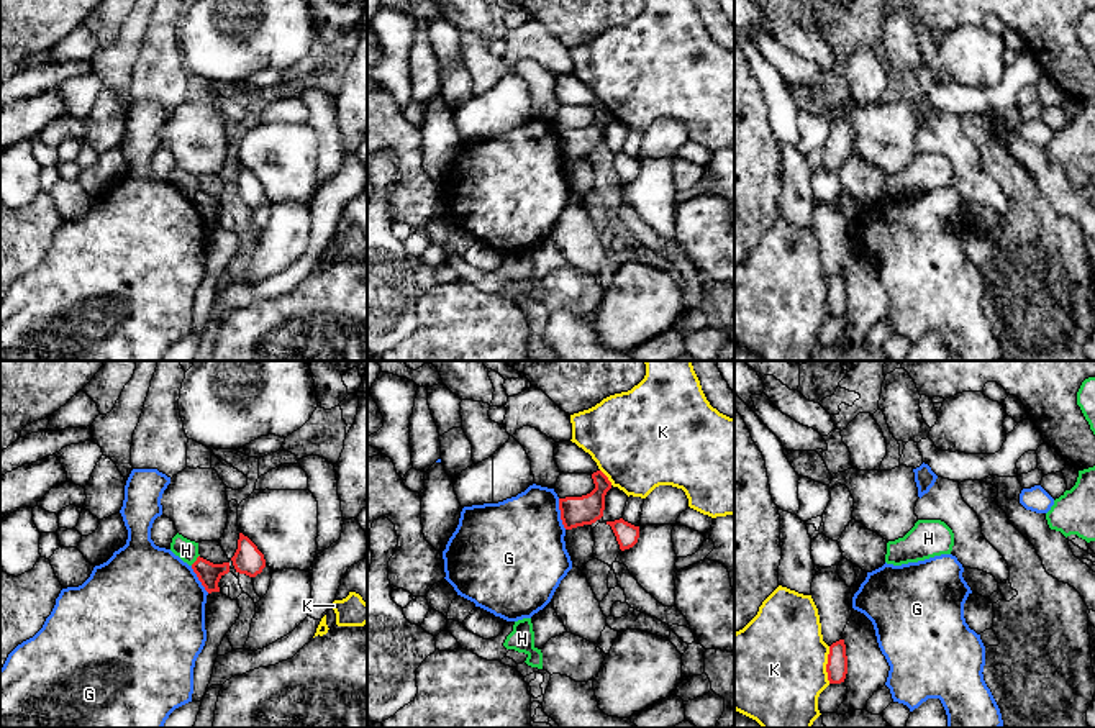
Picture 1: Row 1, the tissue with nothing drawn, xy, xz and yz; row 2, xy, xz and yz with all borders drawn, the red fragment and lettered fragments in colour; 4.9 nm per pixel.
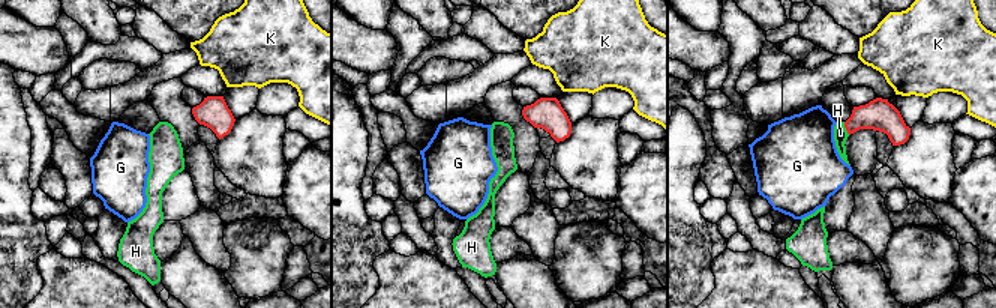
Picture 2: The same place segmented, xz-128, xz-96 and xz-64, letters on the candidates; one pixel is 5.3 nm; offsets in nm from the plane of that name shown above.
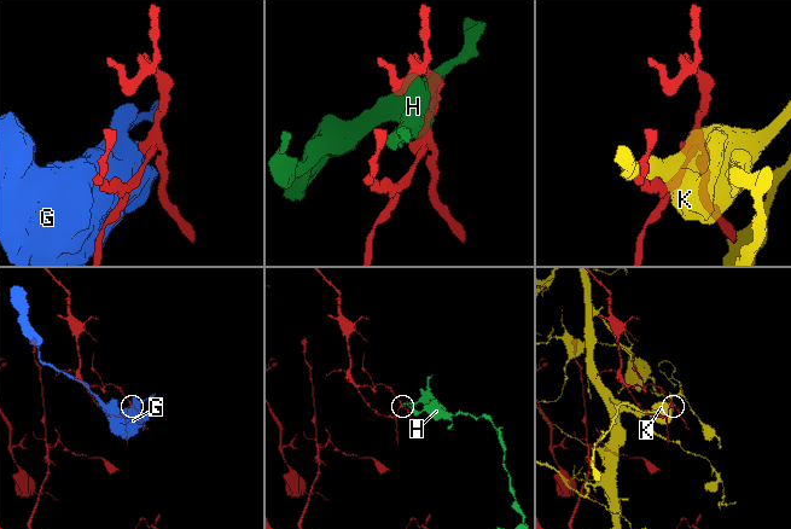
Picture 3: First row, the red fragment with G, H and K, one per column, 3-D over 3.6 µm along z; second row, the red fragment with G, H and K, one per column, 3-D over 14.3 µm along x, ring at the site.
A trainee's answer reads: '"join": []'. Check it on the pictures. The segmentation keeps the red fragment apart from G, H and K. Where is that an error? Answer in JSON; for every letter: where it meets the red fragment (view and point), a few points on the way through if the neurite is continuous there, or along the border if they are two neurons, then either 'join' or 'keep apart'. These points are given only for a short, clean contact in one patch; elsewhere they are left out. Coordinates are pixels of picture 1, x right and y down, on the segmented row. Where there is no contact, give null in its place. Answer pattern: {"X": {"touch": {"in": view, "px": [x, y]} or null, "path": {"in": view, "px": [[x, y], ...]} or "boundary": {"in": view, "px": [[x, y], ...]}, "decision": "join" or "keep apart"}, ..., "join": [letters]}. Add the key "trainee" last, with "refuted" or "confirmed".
{"G": {"touch": {"in": "xz", "px": [561, 514]}, "decision": "keep apart"}, "H": {"touch": {"in": "xy", "px": [197, 559]}, "boundary": {"in": "xy", "px": [[199, 555], [190, 564]]}, "decision": "keep apart"}, "K": {"touch": {"in": "yz", "px": [826, 664]}, "decision": "keep apart"}, "join": [], "trainee": "confirmed"}

